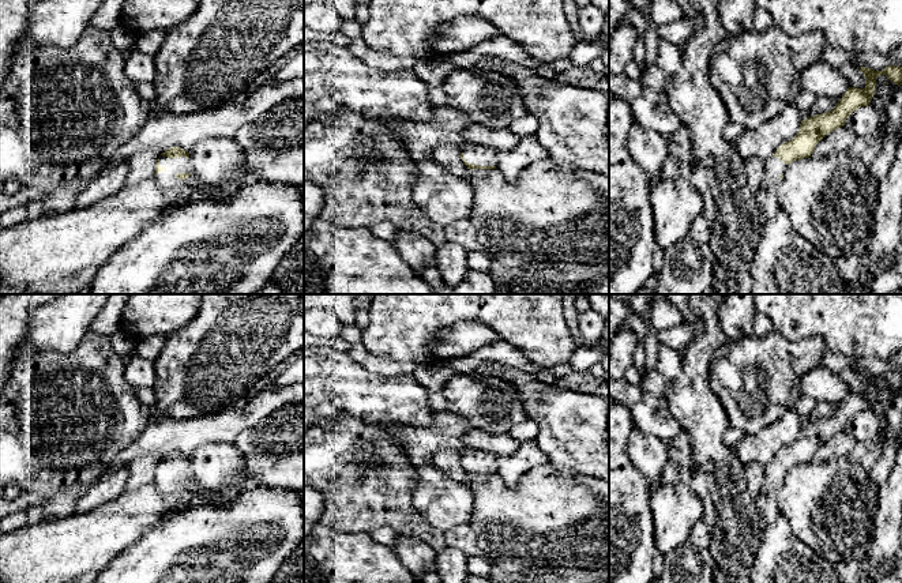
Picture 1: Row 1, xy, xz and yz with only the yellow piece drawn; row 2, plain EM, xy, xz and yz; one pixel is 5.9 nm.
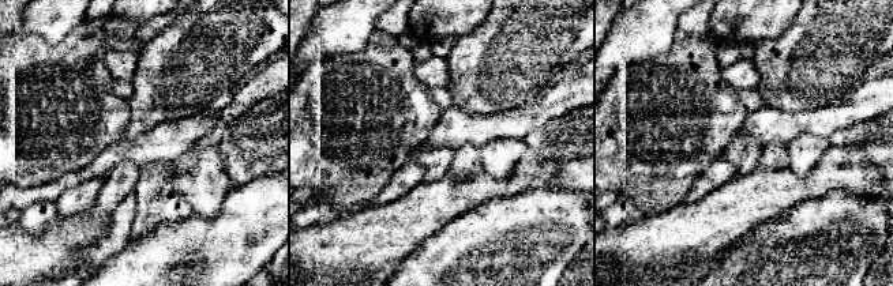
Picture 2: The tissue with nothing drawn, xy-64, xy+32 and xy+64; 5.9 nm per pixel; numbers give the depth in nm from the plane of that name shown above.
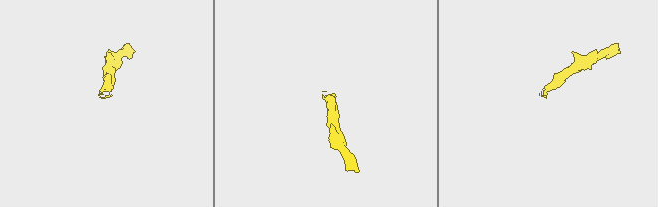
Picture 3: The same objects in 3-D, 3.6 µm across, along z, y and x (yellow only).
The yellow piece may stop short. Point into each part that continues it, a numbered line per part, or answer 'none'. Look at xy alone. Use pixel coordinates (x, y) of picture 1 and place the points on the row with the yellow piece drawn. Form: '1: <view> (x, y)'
1: xy (166, 179)

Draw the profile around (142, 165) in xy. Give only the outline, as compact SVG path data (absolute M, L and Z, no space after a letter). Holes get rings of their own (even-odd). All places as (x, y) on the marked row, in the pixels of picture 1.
M143 150L131 155L128 159L129 173L125 185L135 185L153 178L159 157L161 153L155 150Z

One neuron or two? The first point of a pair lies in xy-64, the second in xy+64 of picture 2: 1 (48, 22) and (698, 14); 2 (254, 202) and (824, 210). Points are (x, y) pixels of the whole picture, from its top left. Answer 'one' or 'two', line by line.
1: two
2: one

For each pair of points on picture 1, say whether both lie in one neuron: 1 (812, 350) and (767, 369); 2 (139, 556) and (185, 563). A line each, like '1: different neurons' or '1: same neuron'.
1: same neuron
2: same neuron

